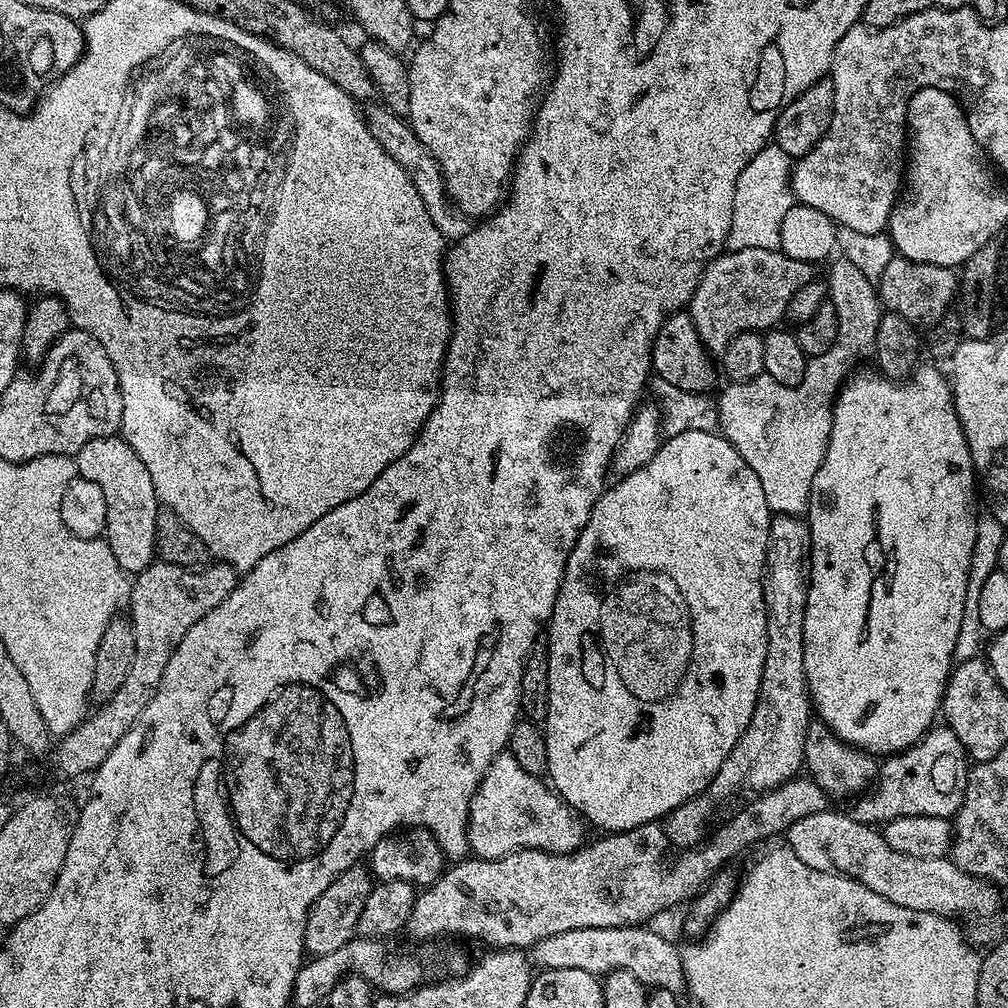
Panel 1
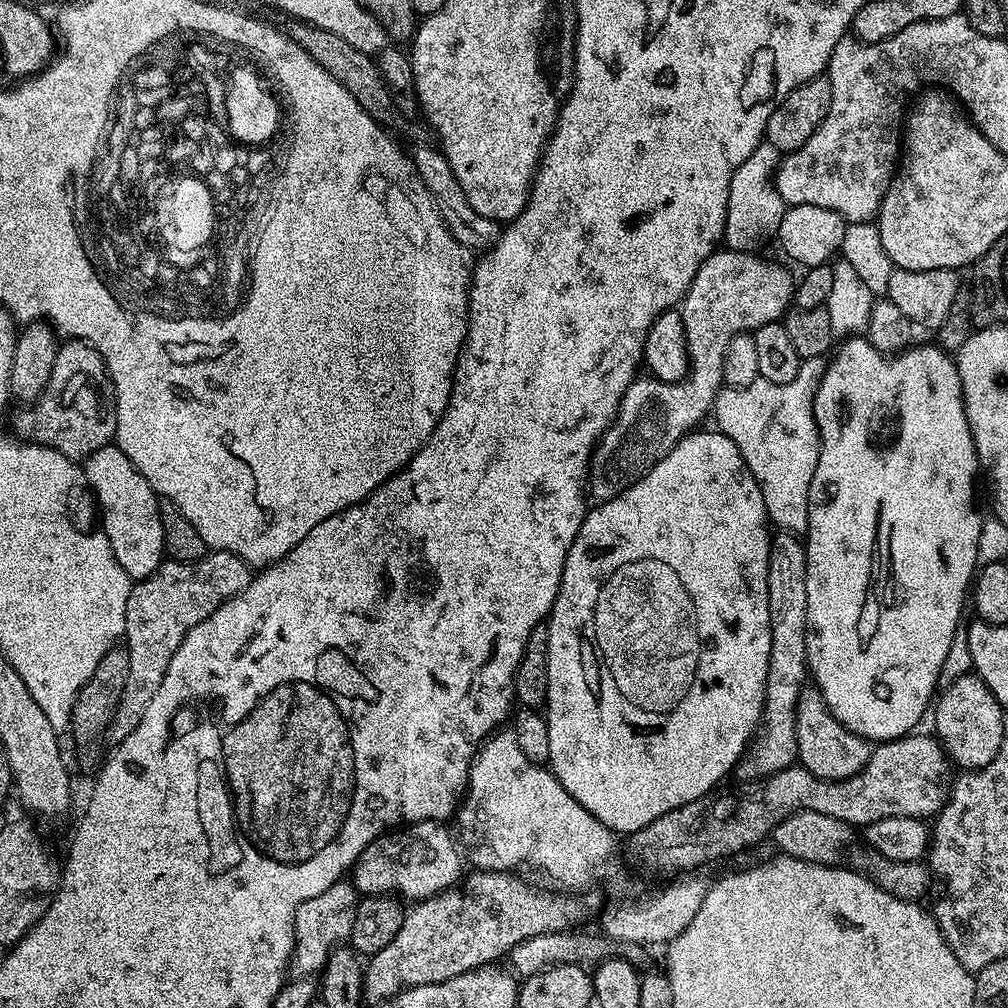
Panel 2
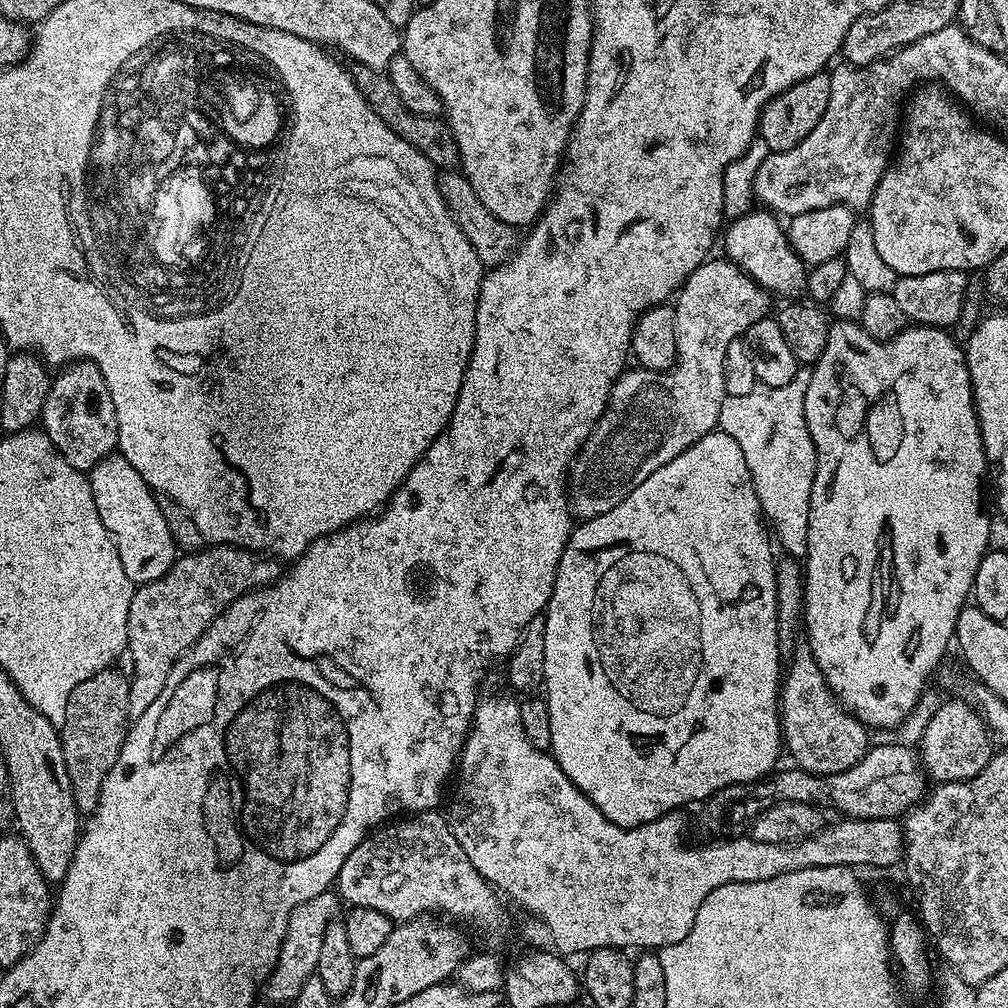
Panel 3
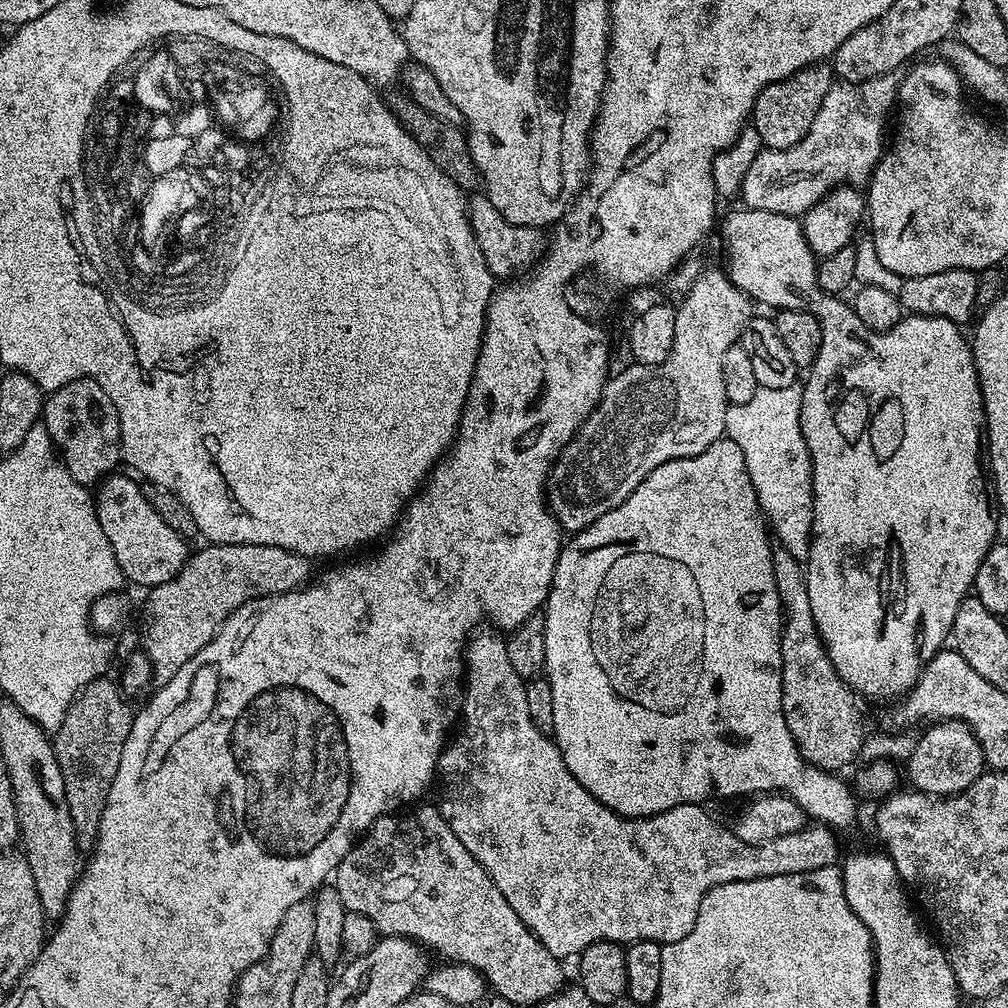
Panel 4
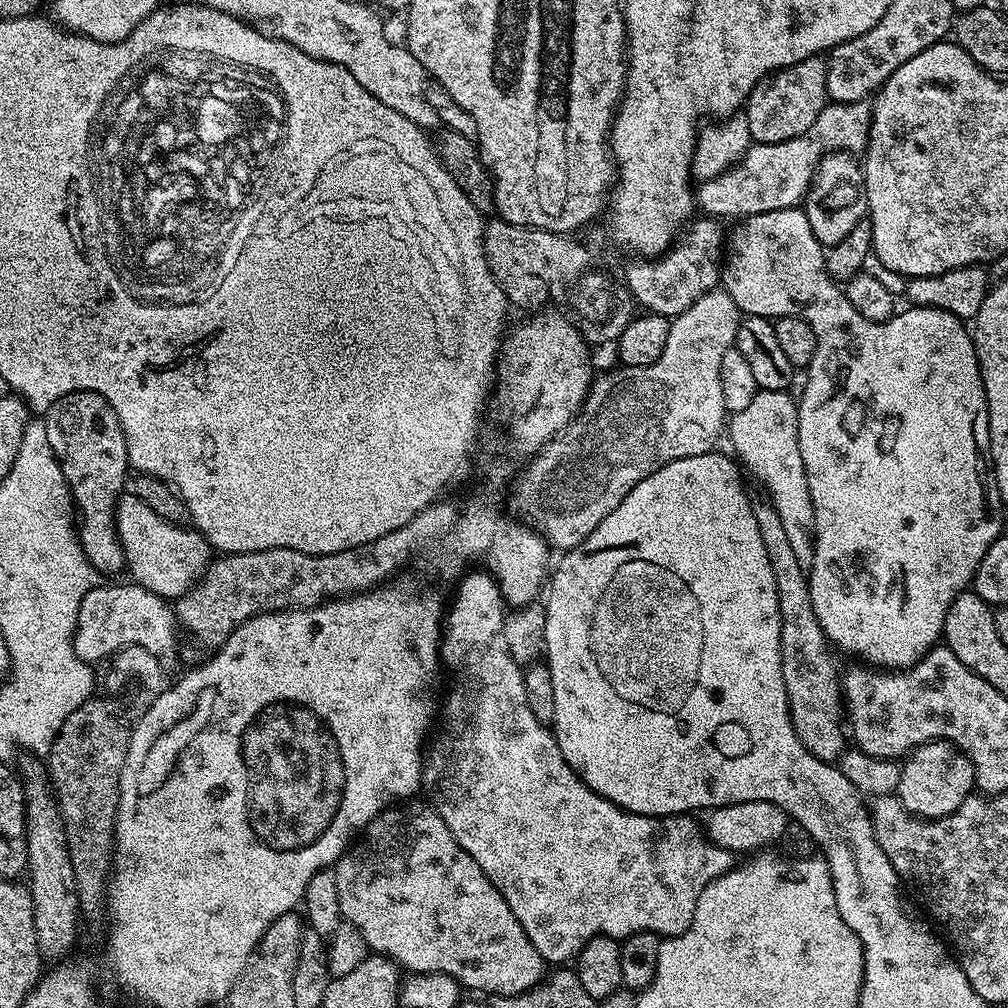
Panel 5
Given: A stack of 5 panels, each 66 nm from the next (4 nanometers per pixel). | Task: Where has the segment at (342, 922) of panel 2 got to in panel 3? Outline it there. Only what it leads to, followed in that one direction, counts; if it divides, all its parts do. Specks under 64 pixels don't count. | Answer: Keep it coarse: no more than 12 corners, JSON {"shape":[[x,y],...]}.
{"shape":[[329,890],[286,922],[278,962],[262,985],[284,1005],[316,974],[326,926],[341,915]]}

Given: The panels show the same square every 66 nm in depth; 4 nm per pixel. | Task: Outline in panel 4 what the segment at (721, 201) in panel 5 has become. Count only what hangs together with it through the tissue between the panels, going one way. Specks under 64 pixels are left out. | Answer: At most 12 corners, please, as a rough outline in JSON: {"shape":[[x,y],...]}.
{"shape":[[892,74],[833,83],[802,142],[761,150],[743,207],[800,218],[867,185]]}

